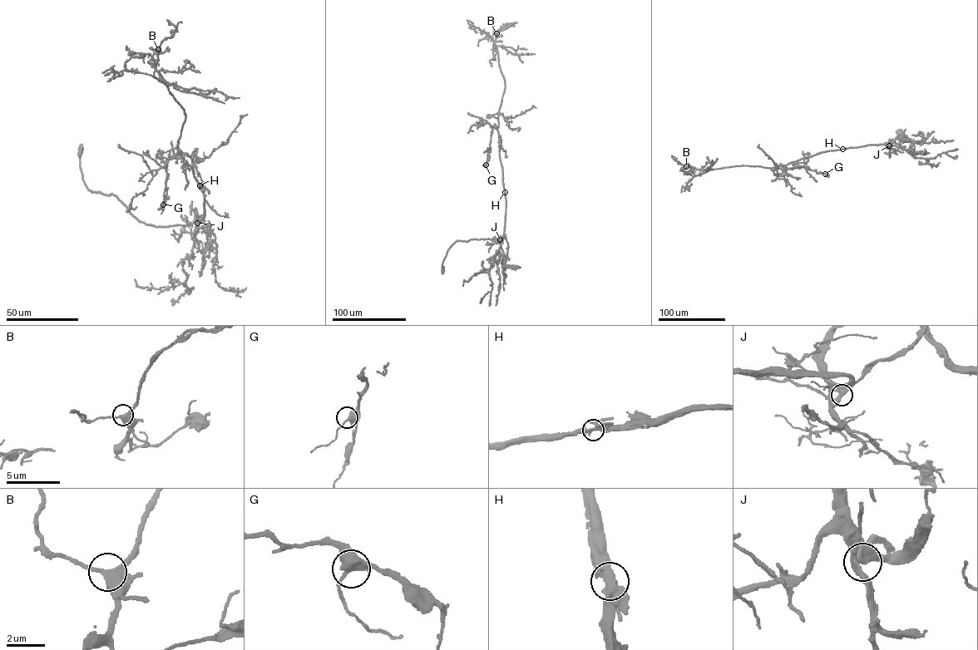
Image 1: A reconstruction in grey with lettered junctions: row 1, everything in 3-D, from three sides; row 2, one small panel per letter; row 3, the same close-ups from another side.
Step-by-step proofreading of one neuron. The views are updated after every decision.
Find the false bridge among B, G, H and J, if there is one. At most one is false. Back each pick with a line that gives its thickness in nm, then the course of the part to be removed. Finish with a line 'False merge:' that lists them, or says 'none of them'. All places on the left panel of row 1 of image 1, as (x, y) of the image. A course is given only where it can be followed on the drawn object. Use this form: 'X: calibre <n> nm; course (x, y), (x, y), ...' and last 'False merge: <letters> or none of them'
False merge: none of them

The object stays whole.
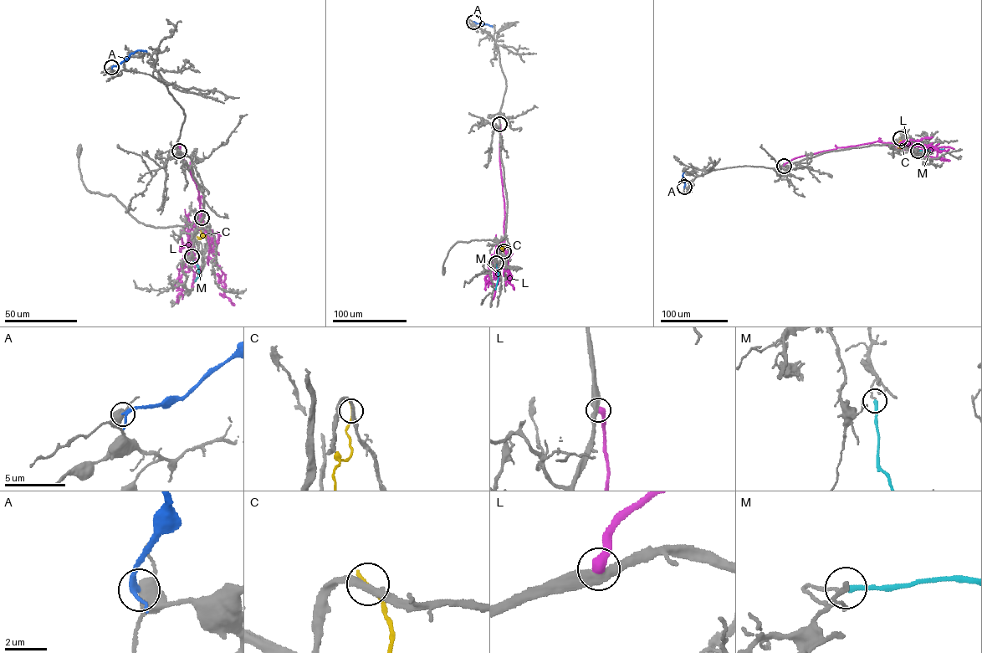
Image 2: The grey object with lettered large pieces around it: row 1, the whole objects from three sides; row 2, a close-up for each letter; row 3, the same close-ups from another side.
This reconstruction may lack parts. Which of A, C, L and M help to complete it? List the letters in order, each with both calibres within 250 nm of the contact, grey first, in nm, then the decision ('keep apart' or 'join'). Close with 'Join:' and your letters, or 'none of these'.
A: calibres 500 and 220 nm; keep apart
C: calibres 280 and 190 nm; keep apart
L: calibres 440 and 500 nm; keep apart
M: calibres 120 and 240 nm; keep apart
Join: none of these

